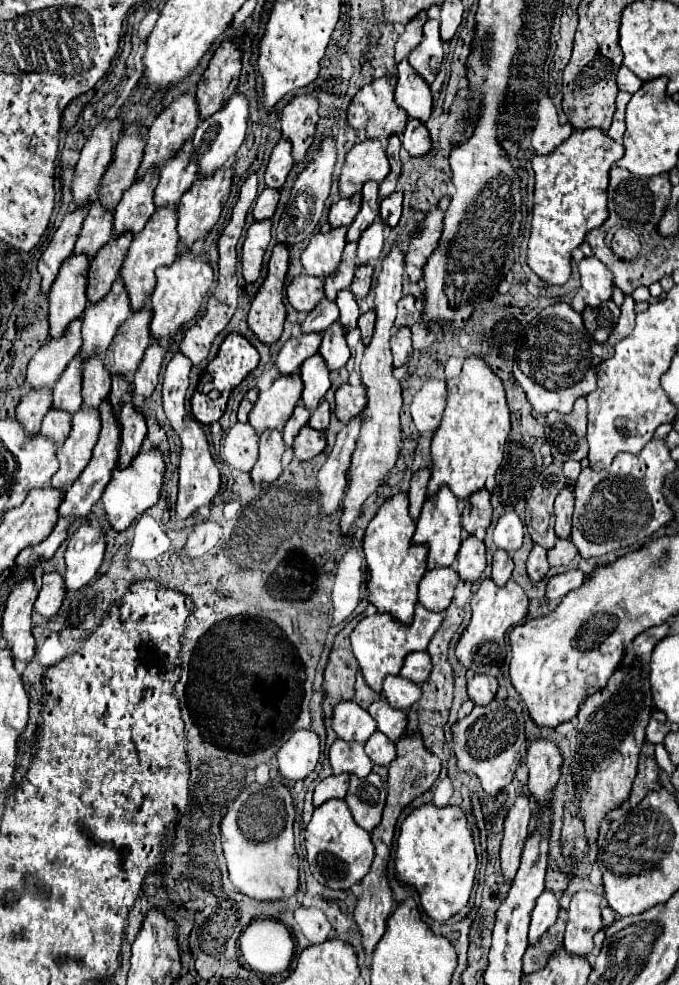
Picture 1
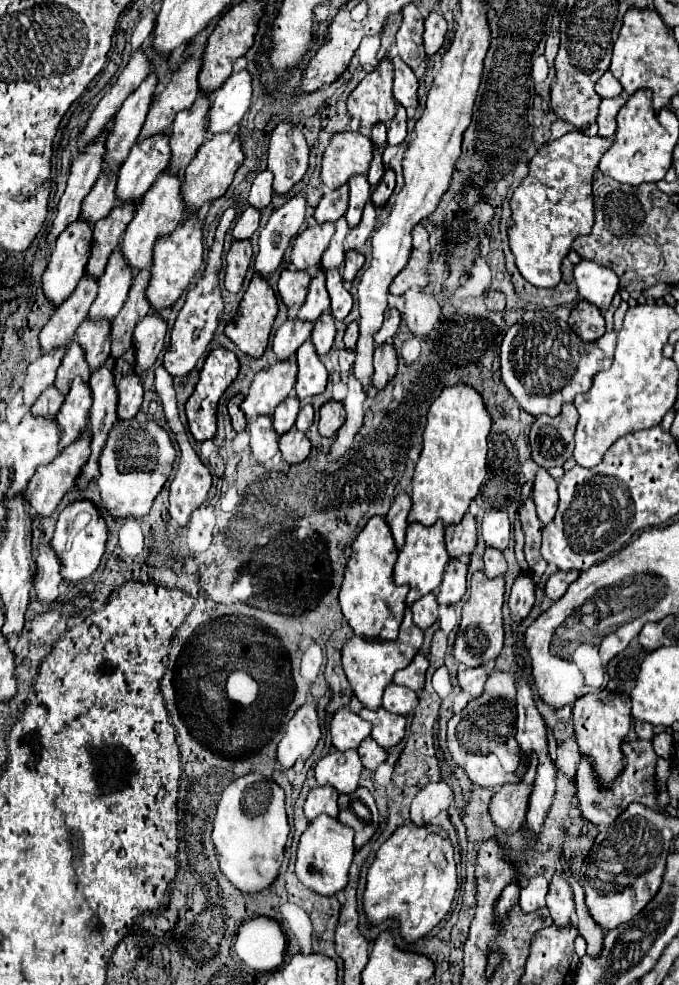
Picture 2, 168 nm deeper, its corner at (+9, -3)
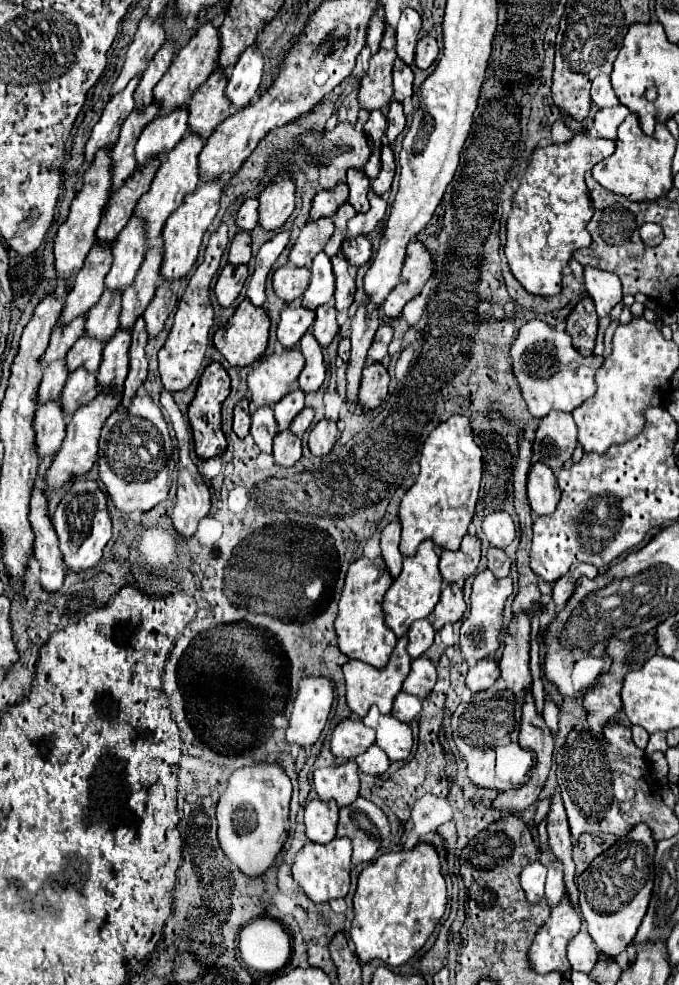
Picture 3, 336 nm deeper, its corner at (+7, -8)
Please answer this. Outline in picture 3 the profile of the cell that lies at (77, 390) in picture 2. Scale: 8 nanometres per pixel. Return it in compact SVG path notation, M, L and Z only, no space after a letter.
M84 367L72 371L68 375L68 381L60 395L66 417L70 417L80 405L92 401L96 397L96 391L98 391L98 381L96 381L94 373L84 371Z

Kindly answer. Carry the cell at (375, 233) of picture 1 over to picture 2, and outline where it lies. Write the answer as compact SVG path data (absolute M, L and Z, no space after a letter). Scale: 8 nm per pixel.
M368 202L366 208L364 208L364 214L362 214L360 224L358 224L356 228L352 228L352 230L348 232L348 236L346 236L346 248L350 248L350 250L360 250L360 252L362 252L364 246L366 246L366 242L370 240L374 228L376 228L376 218L378 218L376 208L374 208L372 202Z

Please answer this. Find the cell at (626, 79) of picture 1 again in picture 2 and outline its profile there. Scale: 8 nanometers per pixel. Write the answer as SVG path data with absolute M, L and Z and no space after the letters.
M604 72L604 76L596 82L596 92L602 98L614 98L614 96L620 96L624 90L622 90L622 84L618 82L618 78L614 78L610 72Z

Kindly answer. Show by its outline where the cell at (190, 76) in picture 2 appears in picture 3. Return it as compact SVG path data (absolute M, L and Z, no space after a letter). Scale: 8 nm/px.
M208 21L202 23L198 27L198 31L194 33L194 37L176 53L176 59L172 61L172 65L168 67L168 71L164 73L164 77L158 81L158 85L154 87L154 99L160 101L160 113L166 115L170 111L174 111L176 107L184 105L190 101L192 93L208 79L208 75L214 71L216 61L218 61L218 51L220 49L220 37L218 37L218 29Z

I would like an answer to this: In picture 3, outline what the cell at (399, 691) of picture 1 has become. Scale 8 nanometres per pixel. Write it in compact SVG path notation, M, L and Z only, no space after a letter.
M400 691L394 699L392 715L396 719L400 719L402 723L410 723L420 713L420 709L422 709L422 705L420 705L420 699L416 699L416 695L408 695L408 693Z

